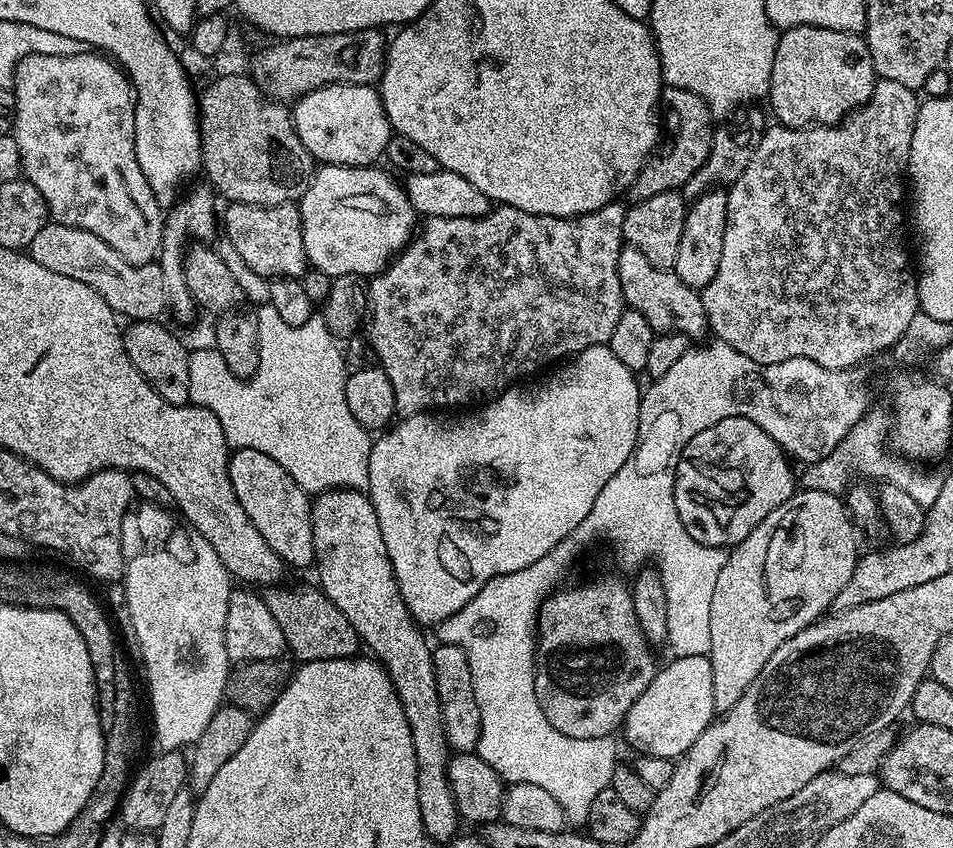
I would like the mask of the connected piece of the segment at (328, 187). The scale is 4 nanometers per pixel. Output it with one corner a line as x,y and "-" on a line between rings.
325,164
313,171
310,186
298,202
302,218
302,242
306,246
308,262
312,268
322,270
322,274
333,278
371,278
388,267
414,239
418,214
412,209
412,204
404,193
403,183
399,179
396,181
397,177
391,171
388,172
383,172
380,166
347,168
344,164

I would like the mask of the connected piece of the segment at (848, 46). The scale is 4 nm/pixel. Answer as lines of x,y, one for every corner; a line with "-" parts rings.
794,26
793,28
785,28
779,33
776,41
776,49
774,50
774,70
770,70
770,86
768,87
767,103
772,103
772,112
777,116
779,123
786,128
806,128
817,124
838,124
844,117
855,112
857,108
861,108
870,98
870,94
874,90
877,82
877,74
872,65
870,58
870,50
868,43
865,42
863,35
855,32
839,32
838,30
826,30
818,26

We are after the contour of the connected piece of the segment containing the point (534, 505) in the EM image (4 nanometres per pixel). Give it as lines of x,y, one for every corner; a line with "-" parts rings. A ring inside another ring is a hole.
607,344
590,346
576,353
567,362
561,363
556,370
553,376
548,376
545,380
537,379
532,382
537,384
529,383
524,386
529,388
513,386
491,402
463,414
420,412
417,416
405,416
399,421
401,424
393,423
373,439
366,495
378,514
378,526
382,526
382,542
386,542
386,554
390,554
390,566
394,570
398,590
410,614
422,620
424,616
425,625
428,623
429,626
435,626
448,620
454,614
458,614
458,610
462,610
462,606
466,606
466,602
470,602
478,594
478,590
486,586
486,582
502,574
514,574
514,570
522,570
530,566
530,562
538,562
538,558
550,554
550,550
554,550
558,542
567,540
572,531
584,521
586,514
590,514
590,506
594,506
594,498
598,498
602,486
606,486
606,482
610,482
610,478
618,474
618,470
622,470
626,458
630,458
630,454
636,449
636,441
640,438
642,399
641,385
636,385
637,373
622,366
620,359
609,350

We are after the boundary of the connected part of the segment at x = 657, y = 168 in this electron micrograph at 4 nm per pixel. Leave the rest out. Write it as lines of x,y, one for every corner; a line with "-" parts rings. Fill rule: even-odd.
665,87
660,93
659,111
662,113
662,139
657,143
642,170
628,187
626,196
632,204
646,202
654,194
666,194
683,189
686,182
706,162
714,131
714,117
708,104
685,88

